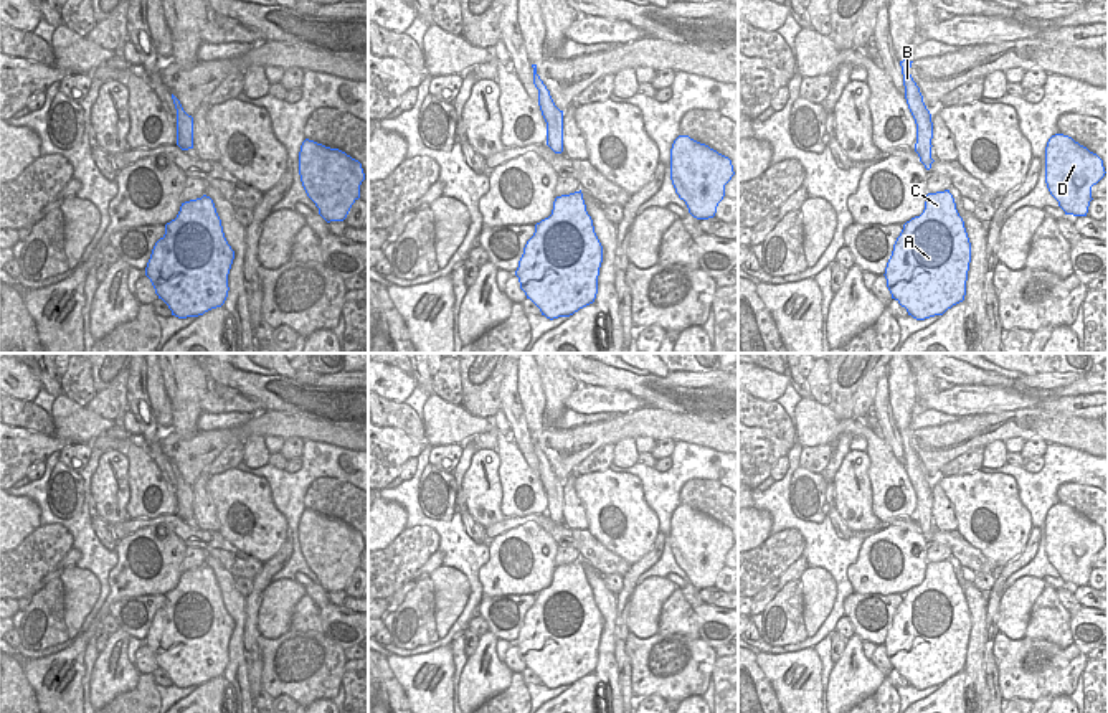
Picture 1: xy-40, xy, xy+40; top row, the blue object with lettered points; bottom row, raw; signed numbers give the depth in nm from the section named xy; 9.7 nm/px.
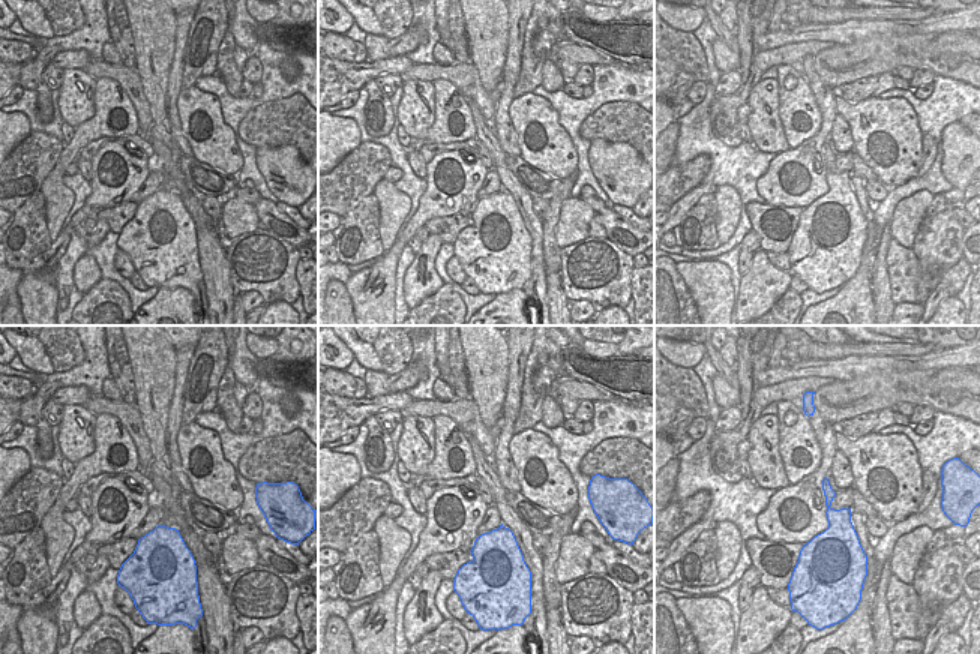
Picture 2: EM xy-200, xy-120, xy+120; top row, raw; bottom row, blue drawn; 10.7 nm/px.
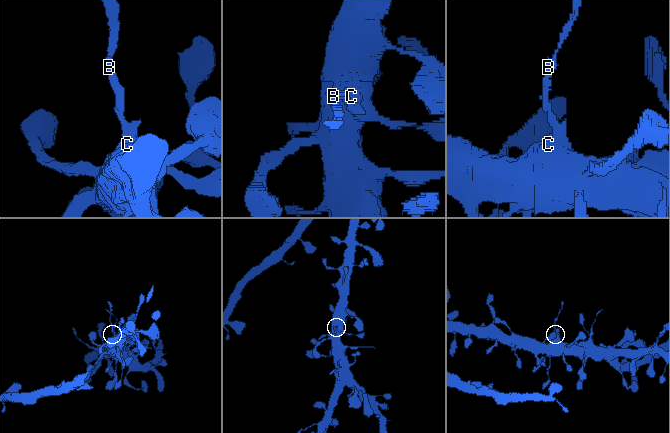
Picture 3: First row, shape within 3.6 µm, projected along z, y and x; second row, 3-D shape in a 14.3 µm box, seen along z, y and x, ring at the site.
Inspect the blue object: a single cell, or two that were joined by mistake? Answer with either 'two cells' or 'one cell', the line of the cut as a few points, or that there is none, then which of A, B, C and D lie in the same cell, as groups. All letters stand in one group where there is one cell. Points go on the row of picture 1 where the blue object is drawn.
two cells; cut xy+40 (917, 149), (930, 152); groups A C D / B

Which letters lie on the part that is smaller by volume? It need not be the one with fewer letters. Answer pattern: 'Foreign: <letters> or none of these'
Foreign: B

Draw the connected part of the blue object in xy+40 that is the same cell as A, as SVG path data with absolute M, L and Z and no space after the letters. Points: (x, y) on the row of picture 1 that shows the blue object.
M949 190L928 193L920 216L903 224L885 267L887 287L908 315L925 320L964 300L971 243Z

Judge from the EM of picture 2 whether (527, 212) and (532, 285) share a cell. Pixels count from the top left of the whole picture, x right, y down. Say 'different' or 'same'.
same

